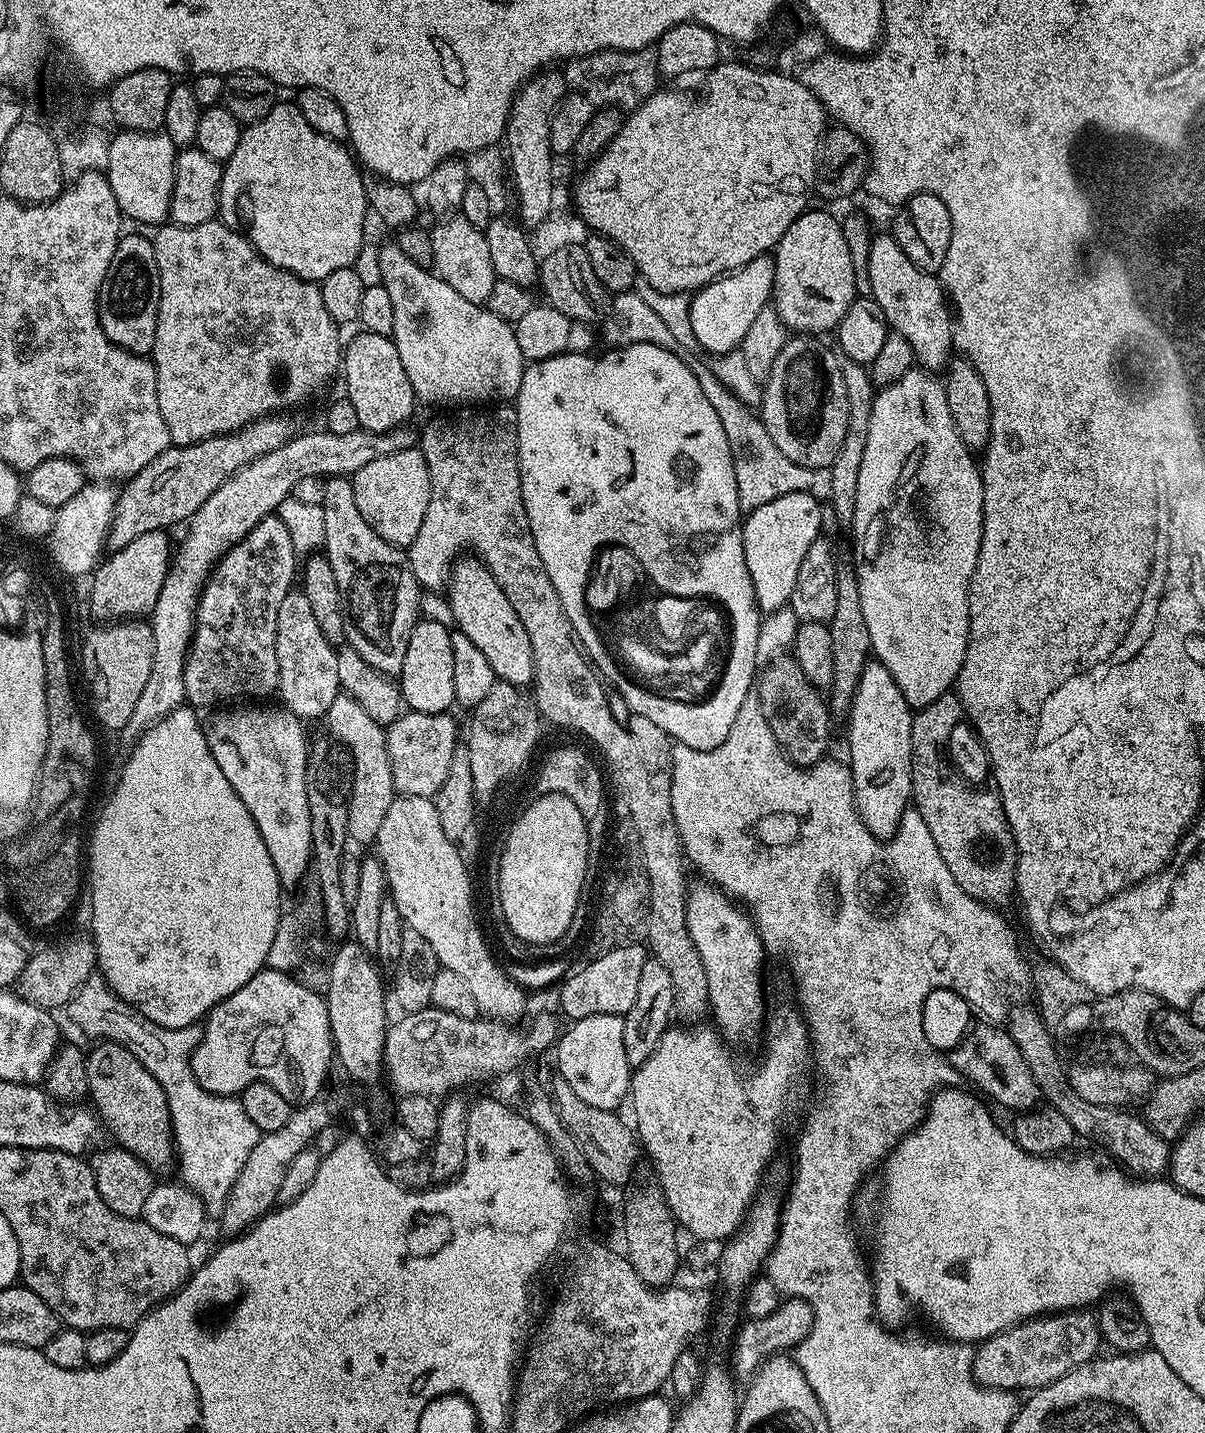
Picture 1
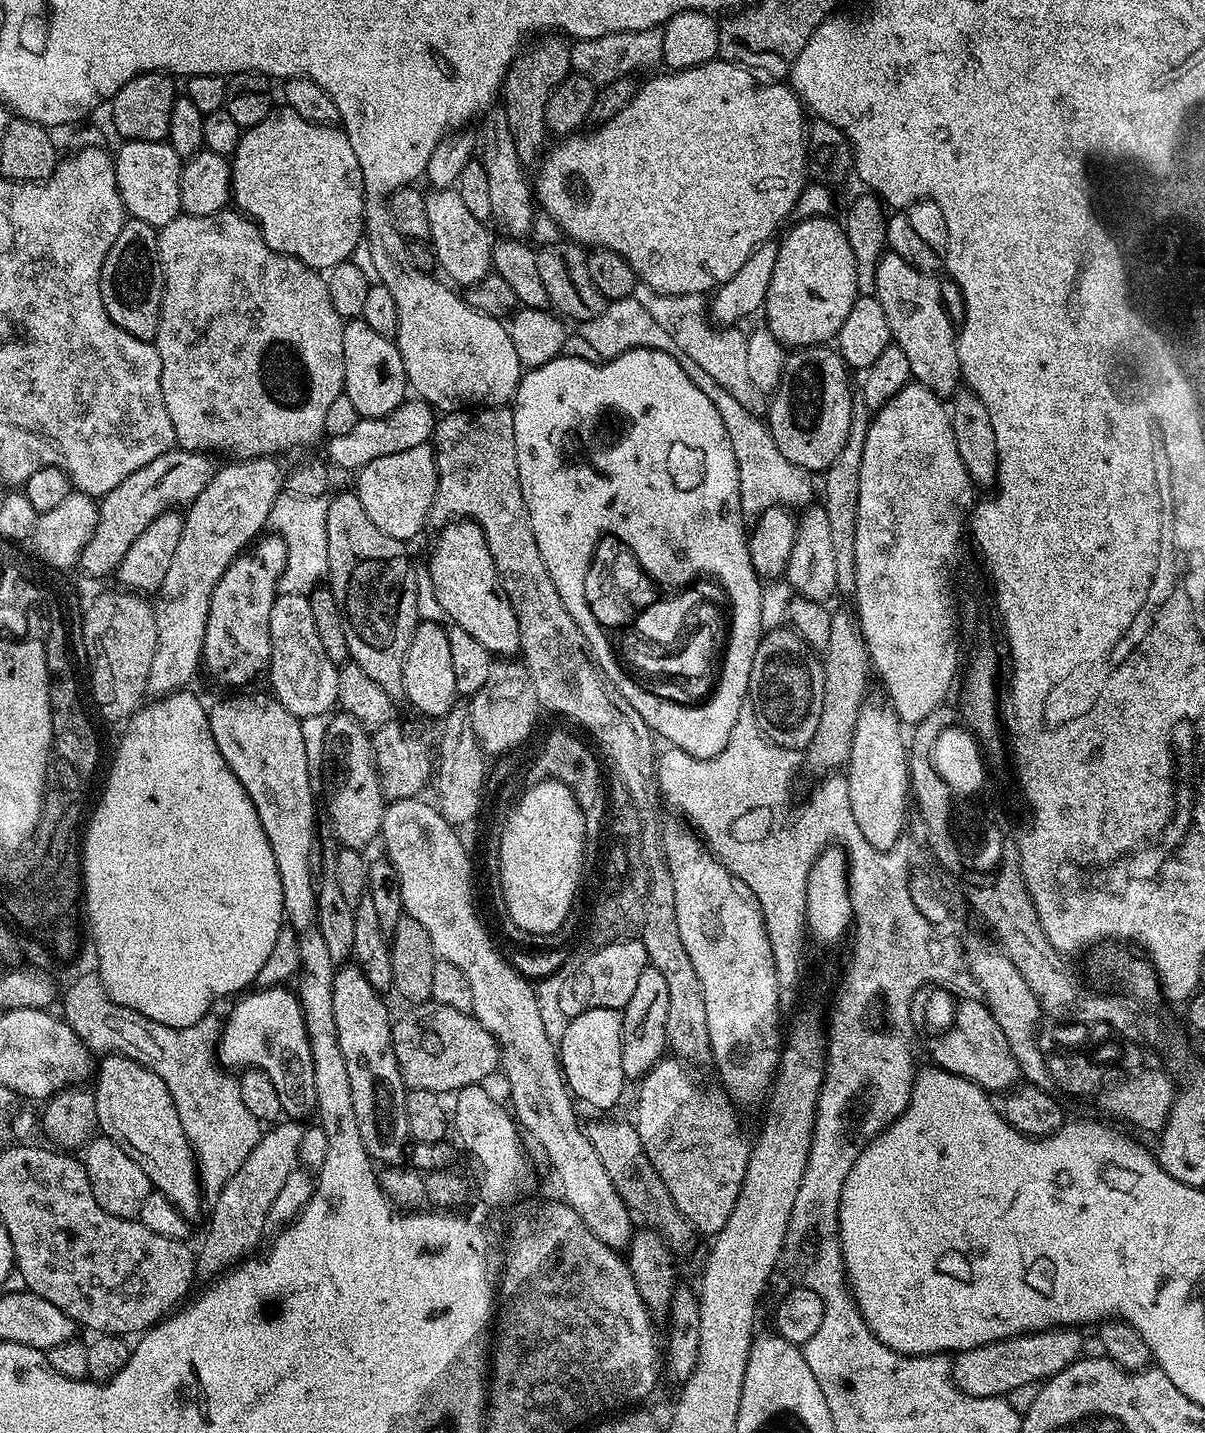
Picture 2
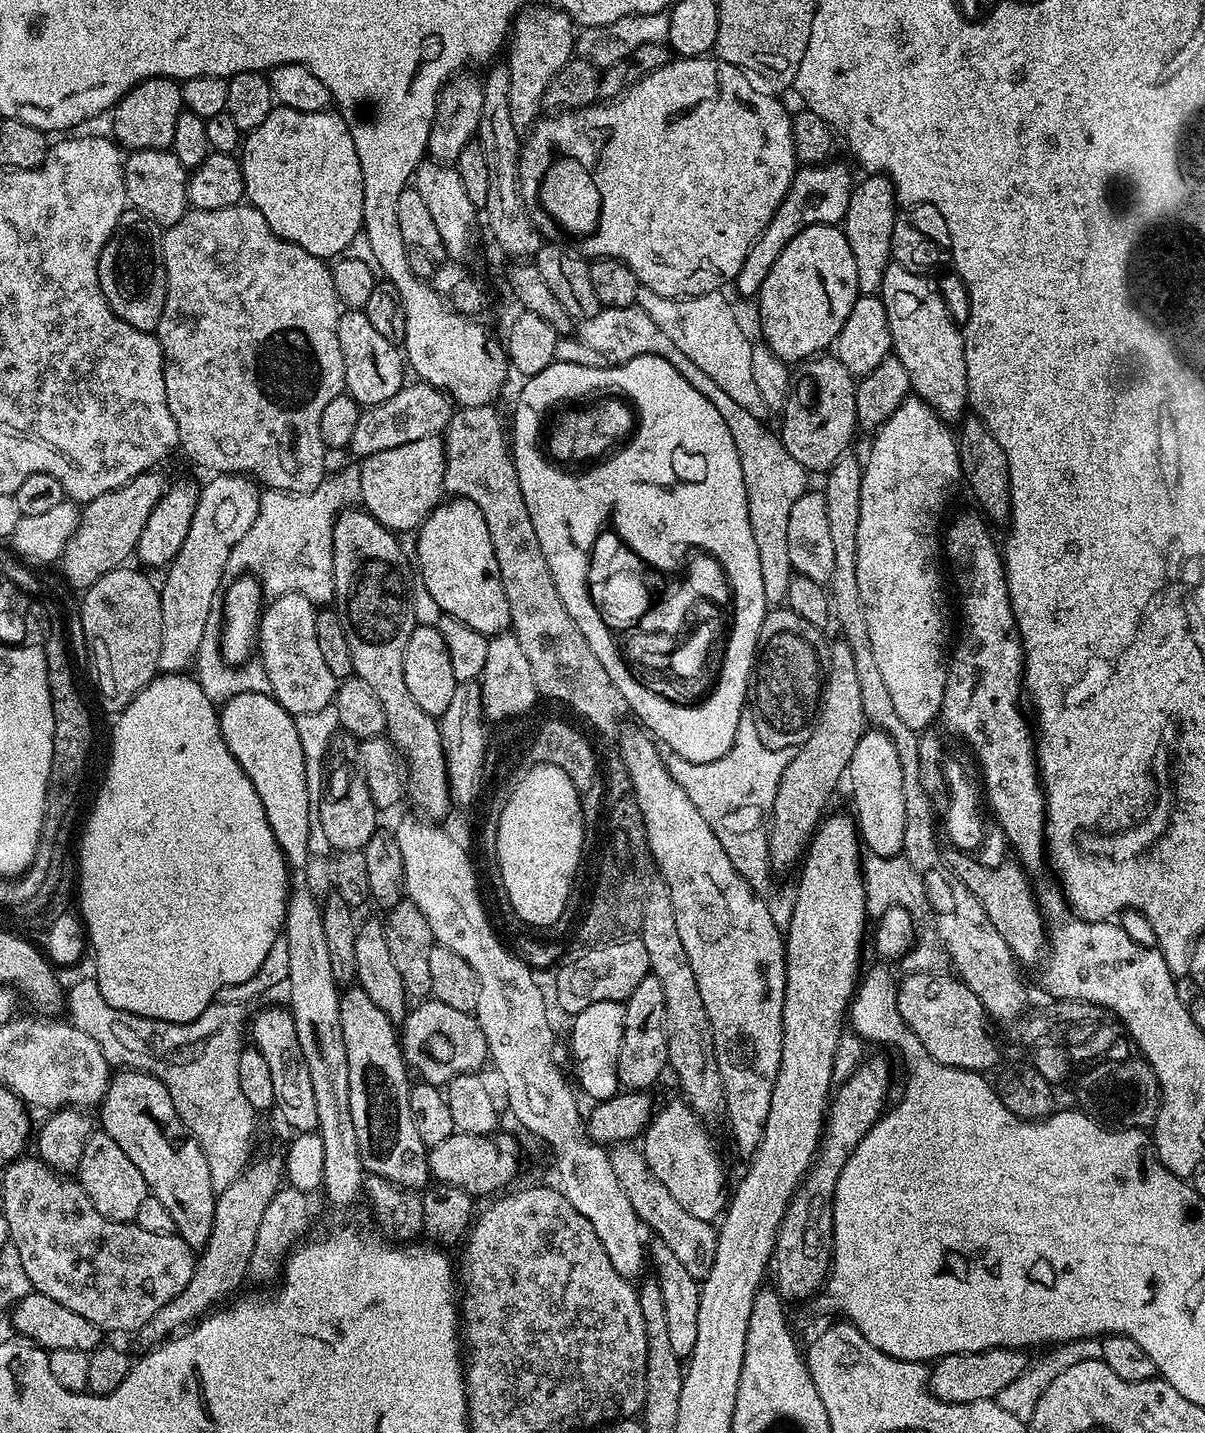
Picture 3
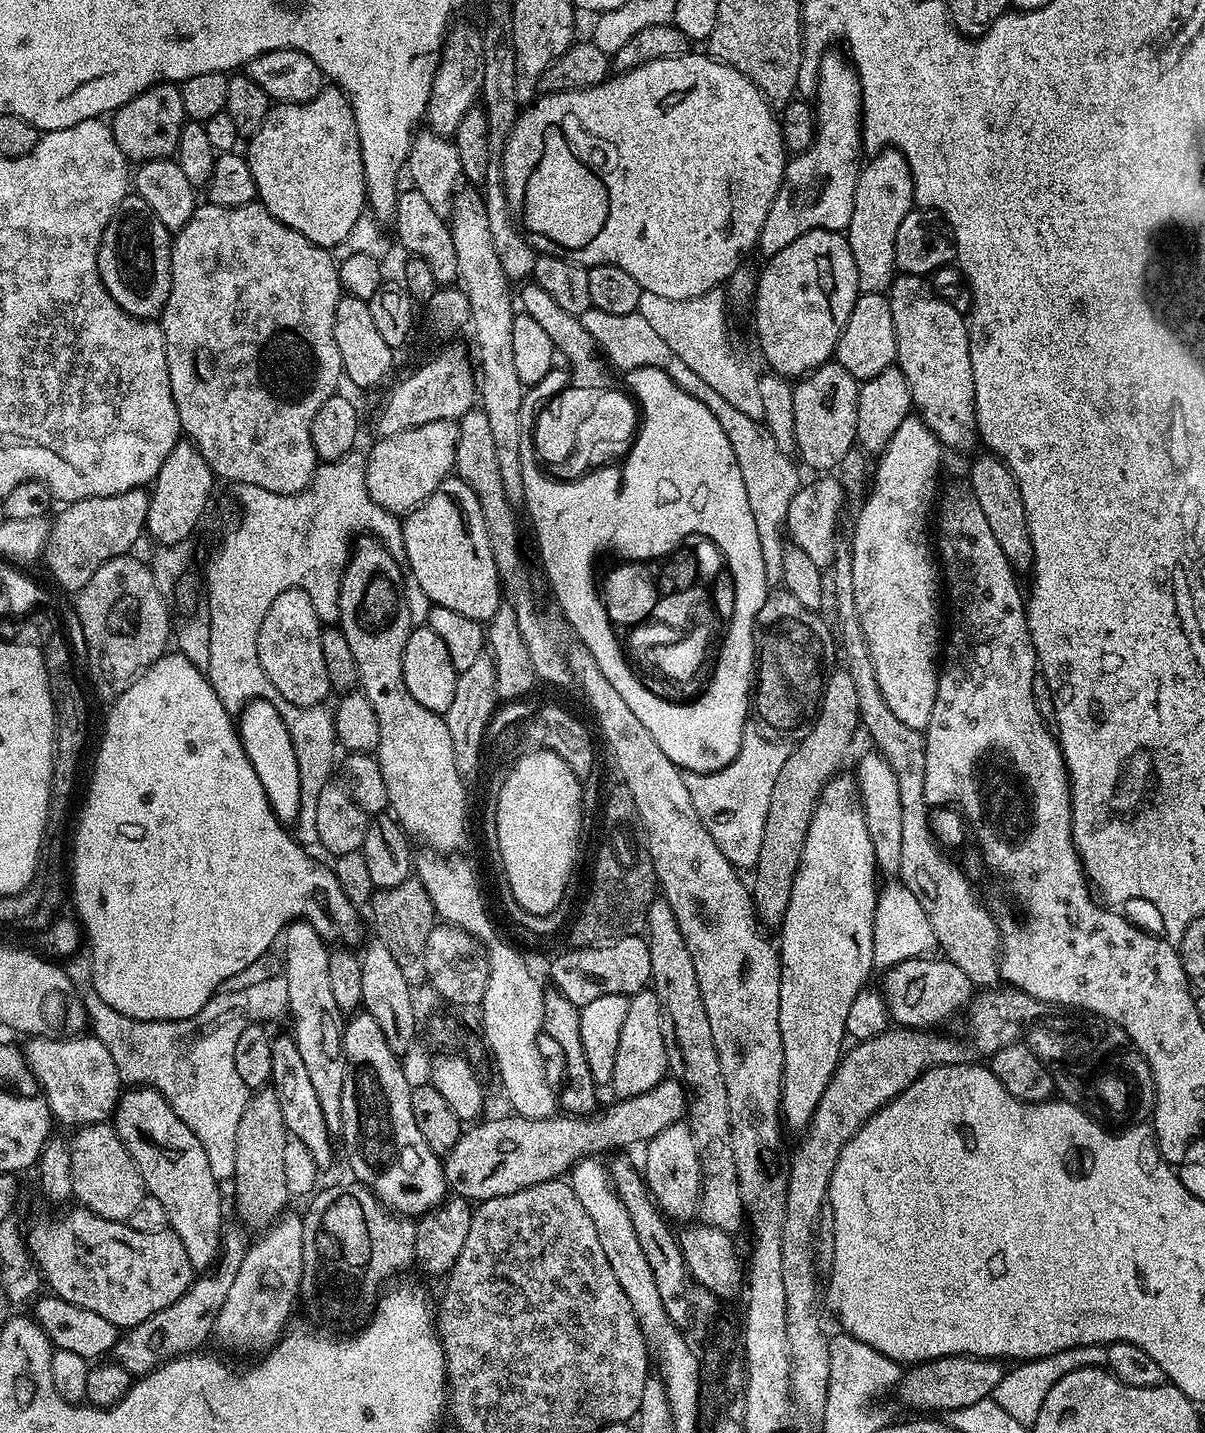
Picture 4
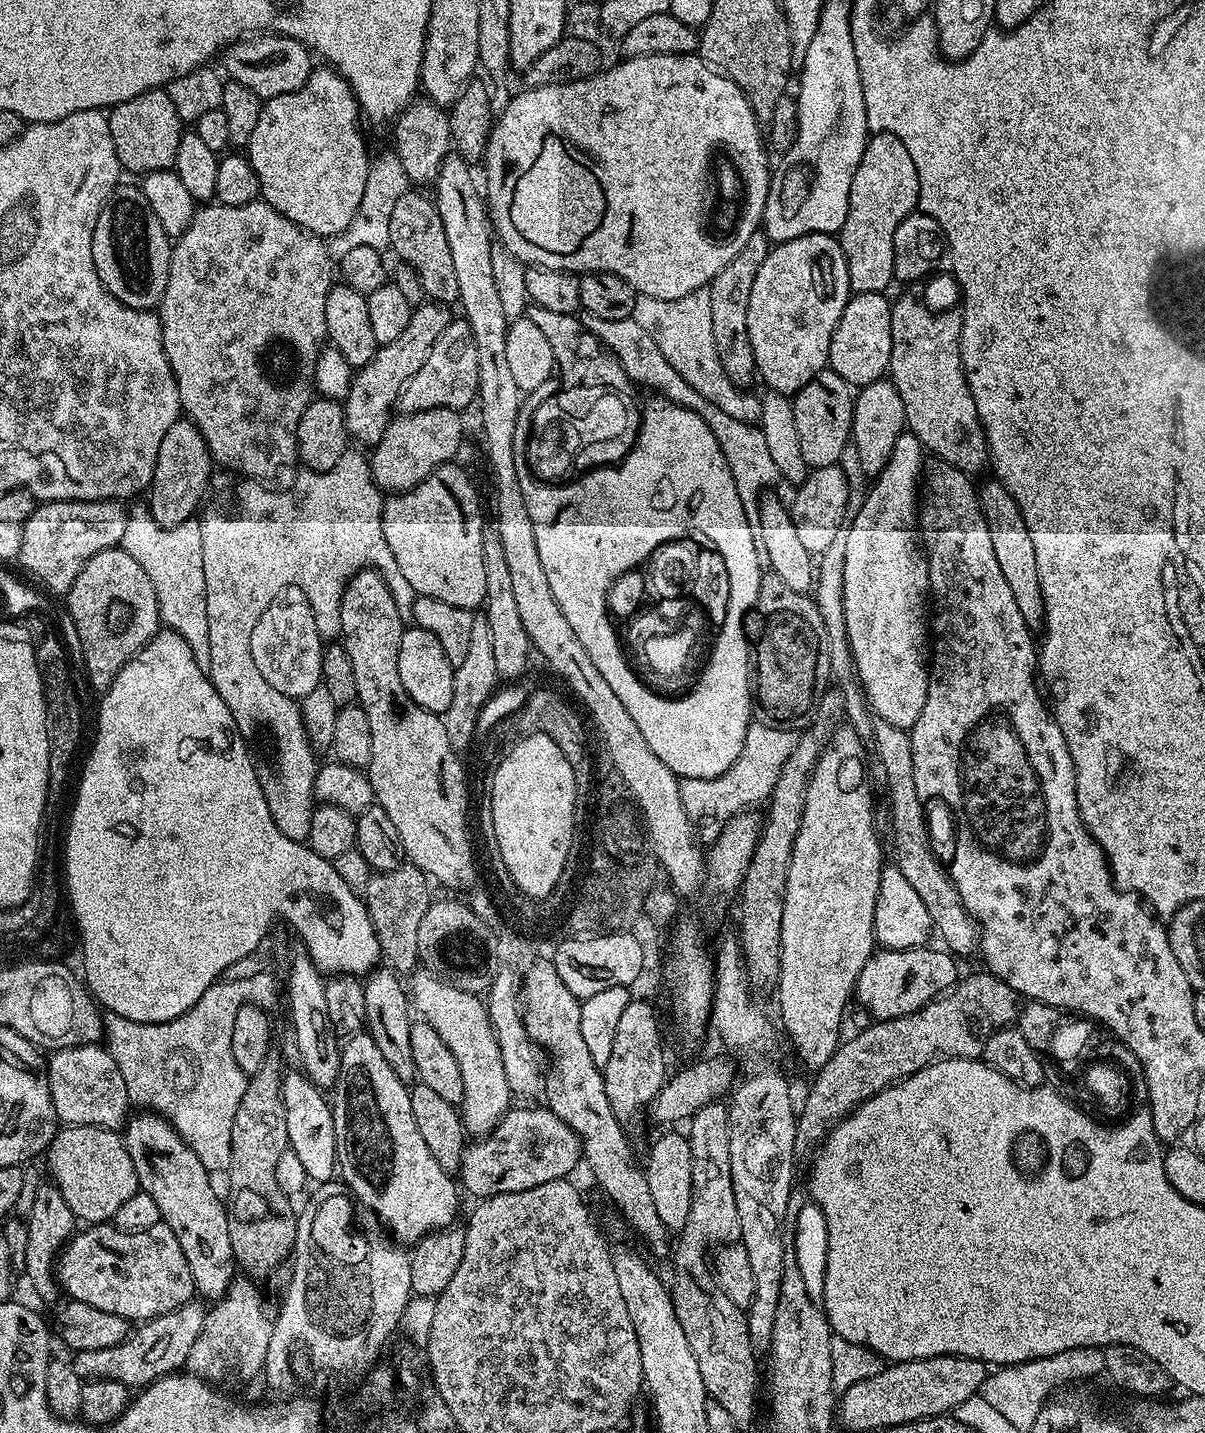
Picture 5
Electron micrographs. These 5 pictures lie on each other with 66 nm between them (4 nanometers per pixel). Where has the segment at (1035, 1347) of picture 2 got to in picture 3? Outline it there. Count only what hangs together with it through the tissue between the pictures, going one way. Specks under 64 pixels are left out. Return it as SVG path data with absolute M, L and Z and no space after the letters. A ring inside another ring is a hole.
M991 1348L985 1352L963 1352L942 1356L931 1365L928 1386L942 1402L965 1404L996 1400L1000 1391L1029 1368L1029 1353L1015 1348Z

